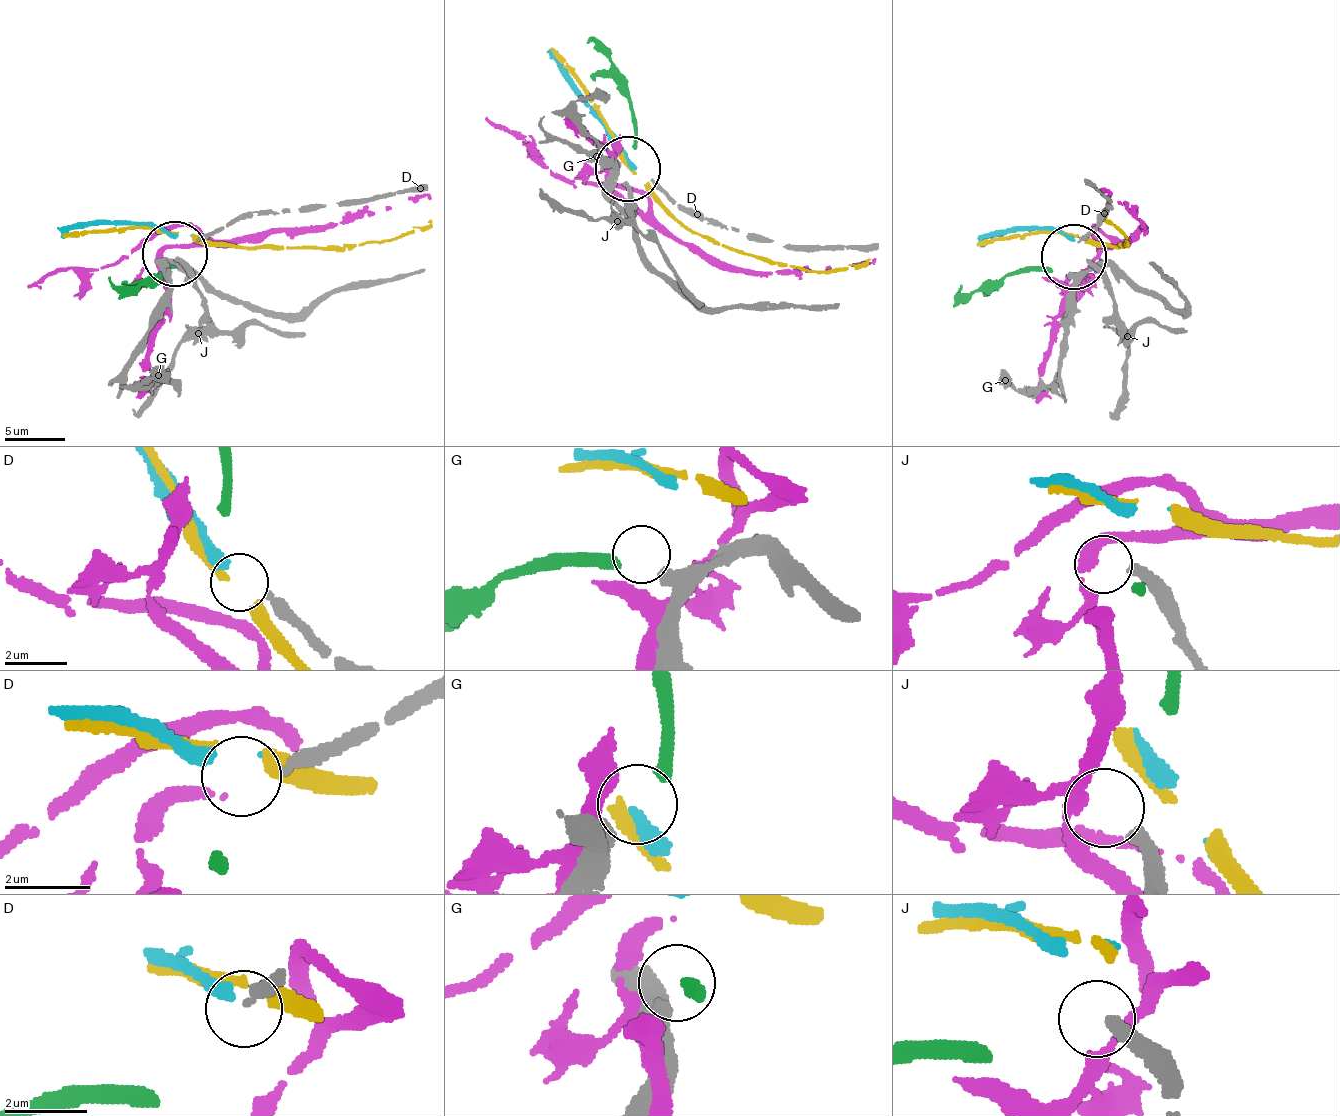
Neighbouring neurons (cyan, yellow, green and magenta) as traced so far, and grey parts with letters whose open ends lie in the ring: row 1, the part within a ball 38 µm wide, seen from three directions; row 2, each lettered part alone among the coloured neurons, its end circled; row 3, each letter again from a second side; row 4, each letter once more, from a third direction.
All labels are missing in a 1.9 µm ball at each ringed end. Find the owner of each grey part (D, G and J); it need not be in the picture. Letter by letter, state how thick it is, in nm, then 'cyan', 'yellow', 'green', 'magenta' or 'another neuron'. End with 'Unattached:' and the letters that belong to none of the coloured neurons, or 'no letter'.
D: 320 nm | another neuron
G: 360 nm | green
J: 360 nm | another neuron
Unattached: D, J

